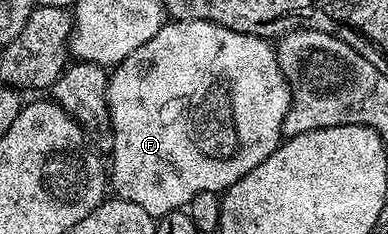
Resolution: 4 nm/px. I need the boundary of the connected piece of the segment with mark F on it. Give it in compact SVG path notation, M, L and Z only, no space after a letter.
M176 19L164 22L163 27L157 29L157 33L153 33L153 37L145 41L145 45L141 45L141 49L133 49L133 53L129 53L125 61L121 61L114 67L107 80L107 108L111 118L113 136L109 152L109 158L111 158L111 163L109 159L110 186L118 198L133 201L133 205L141 205L145 213L156 217L165 216L170 211L180 210L186 203L193 201L197 193L206 191L222 193L237 181L241 181L241 177L245 177L249 169L257 169L257 165L261 165L261 161L265 161L269 153L278 149L284 138L285 113L290 107L291 86L287 84L281 73L274 46L266 38L258 34L246 35L204 19Z

